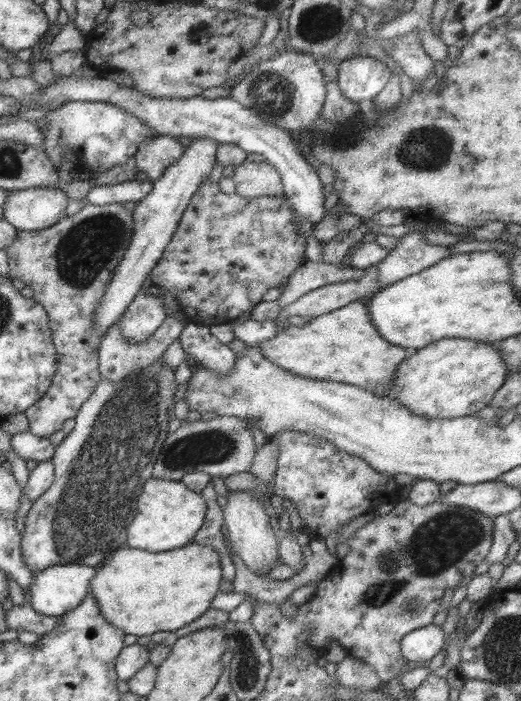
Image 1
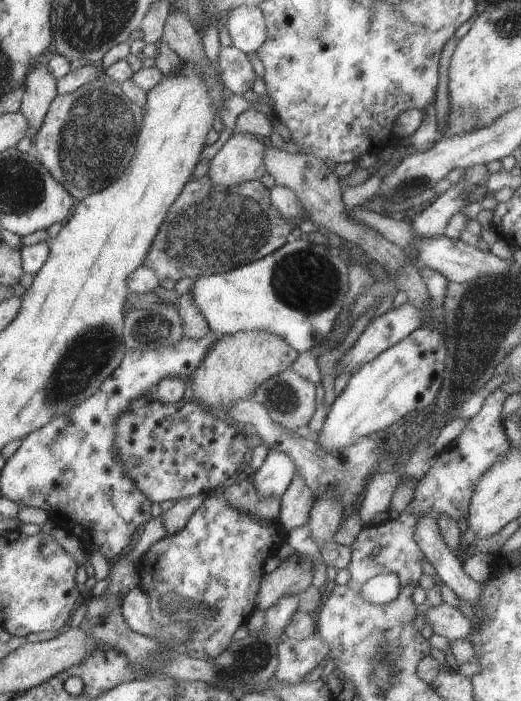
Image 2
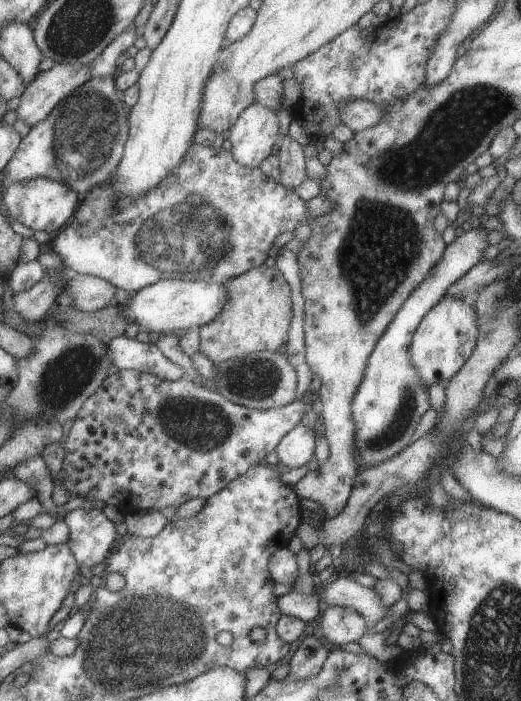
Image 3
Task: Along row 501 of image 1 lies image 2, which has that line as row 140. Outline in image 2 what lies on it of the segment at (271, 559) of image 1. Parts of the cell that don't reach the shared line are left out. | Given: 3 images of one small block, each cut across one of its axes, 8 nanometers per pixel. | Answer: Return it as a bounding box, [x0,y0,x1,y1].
[207,132,265,188]

